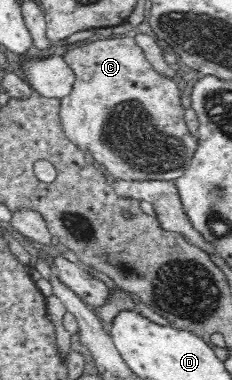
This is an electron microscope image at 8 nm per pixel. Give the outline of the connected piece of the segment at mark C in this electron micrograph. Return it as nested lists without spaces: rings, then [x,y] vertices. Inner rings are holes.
[[[115,37],[112,39],[102,38],[95,42],[88,43],[85,46],[79,48],[72,48],[62,54],[63,60],[72,68],[75,73],[76,82],[68,94],[61,99],[60,106],[60,119],[62,119],[62,127],[69,137],[69,140],[76,144],[82,151],[89,152],[94,160],[104,168],[106,174],[112,175],[116,179],[124,180],[178,180],[180,176],[184,174],[184,170],[188,164],[190,164],[191,158],[198,149],[199,139],[191,138],[190,130],[188,130],[188,124],[184,120],[184,106],[182,106],[182,89],[180,83],[176,82],[174,76],[166,76],[166,74],[160,74],[158,70],[152,68],[152,64],[148,62],[144,51],[136,43],[135,38],[122,38]]]

